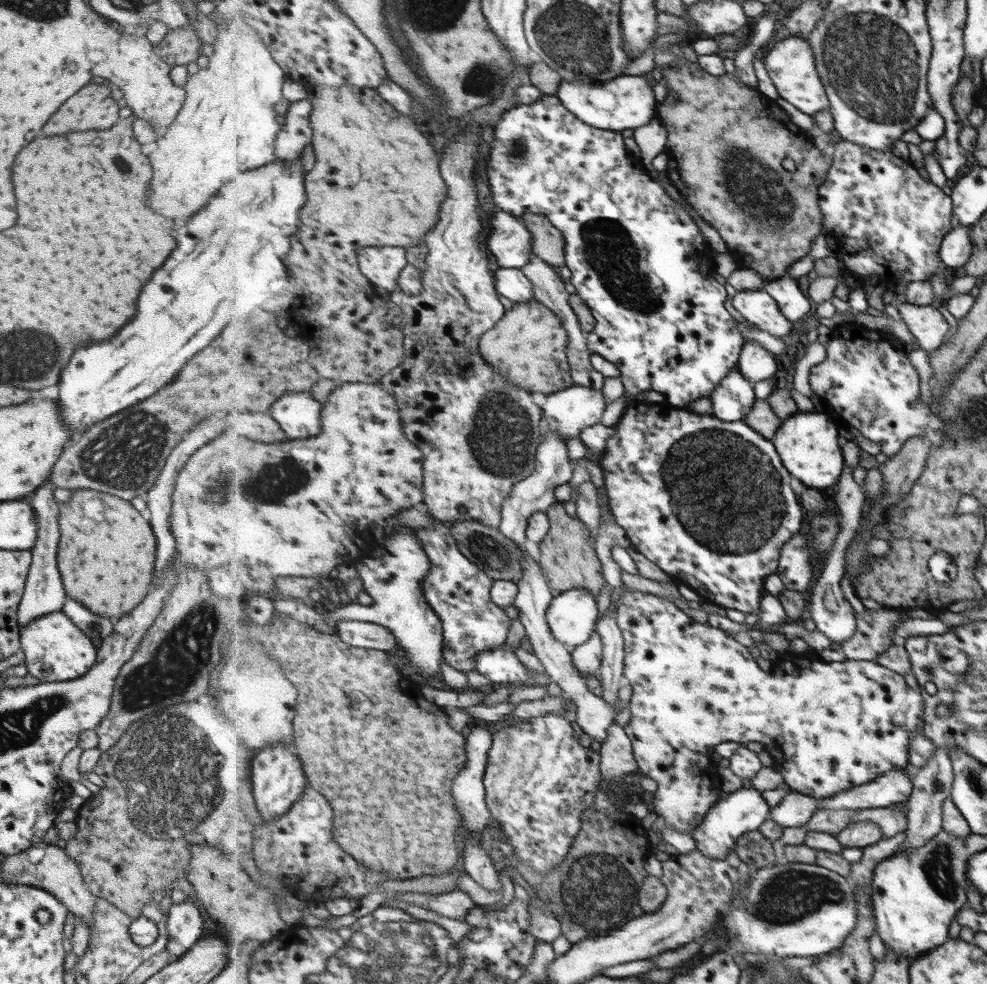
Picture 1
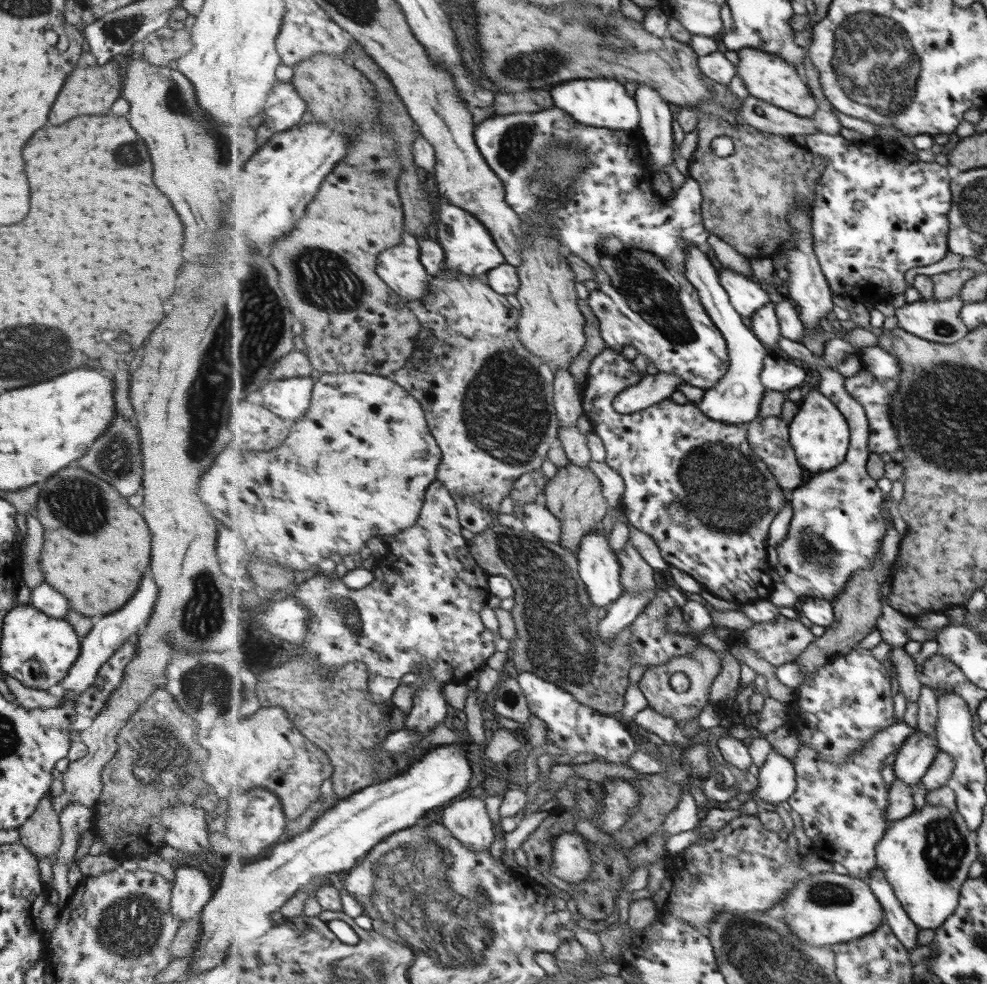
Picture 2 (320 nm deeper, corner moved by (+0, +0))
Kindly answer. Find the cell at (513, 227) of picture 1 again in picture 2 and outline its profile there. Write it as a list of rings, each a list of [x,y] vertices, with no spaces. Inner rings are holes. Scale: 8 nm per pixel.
[[[442,203],[439,212],[438,225],[439,240],[447,250],[447,264],[457,274],[466,276],[482,277],[488,276],[491,270],[502,267],[507,263],[507,256],[503,253],[491,229],[483,223],[474,213],[454,203]]]

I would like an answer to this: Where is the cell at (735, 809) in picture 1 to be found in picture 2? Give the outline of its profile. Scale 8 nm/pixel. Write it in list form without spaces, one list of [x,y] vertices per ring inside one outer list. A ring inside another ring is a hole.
[[[776,751],[760,769],[759,779],[760,785],[752,793],[775,806],[789,801],[799,787],[795,762]]]

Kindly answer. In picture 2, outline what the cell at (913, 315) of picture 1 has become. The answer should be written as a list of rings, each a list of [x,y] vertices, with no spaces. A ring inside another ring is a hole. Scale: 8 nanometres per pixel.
[[[960,296],[936,301],[919,300],[895,310],[899,328],[940,344],[952,344],[969,332],[962,319],[964,302]]]

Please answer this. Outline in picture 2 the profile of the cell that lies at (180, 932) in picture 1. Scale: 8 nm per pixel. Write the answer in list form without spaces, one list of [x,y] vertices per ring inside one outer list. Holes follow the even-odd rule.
[[[176,865],[171,887],[171,913],[181,922],[199,918],[214,890],[208,872],[196,866]]]

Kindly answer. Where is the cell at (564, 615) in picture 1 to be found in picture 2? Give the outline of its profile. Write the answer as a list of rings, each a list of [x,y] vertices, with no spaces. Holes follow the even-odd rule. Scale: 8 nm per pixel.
[[[601,526],[600,530],[587,536],[578,554],[580,577],[584,577],[588,588],[586,595],[598,608],[609,608],[623,597],[626,589],[619,552],[612,548],[610,542],[610,536]]]

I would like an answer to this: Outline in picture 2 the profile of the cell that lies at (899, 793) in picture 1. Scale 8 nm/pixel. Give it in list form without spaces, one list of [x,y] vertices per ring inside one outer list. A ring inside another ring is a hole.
[[[915,729],[897,752],[896,778],[911,787],[914,786],[926,774],[939,751],[937,737]]]

